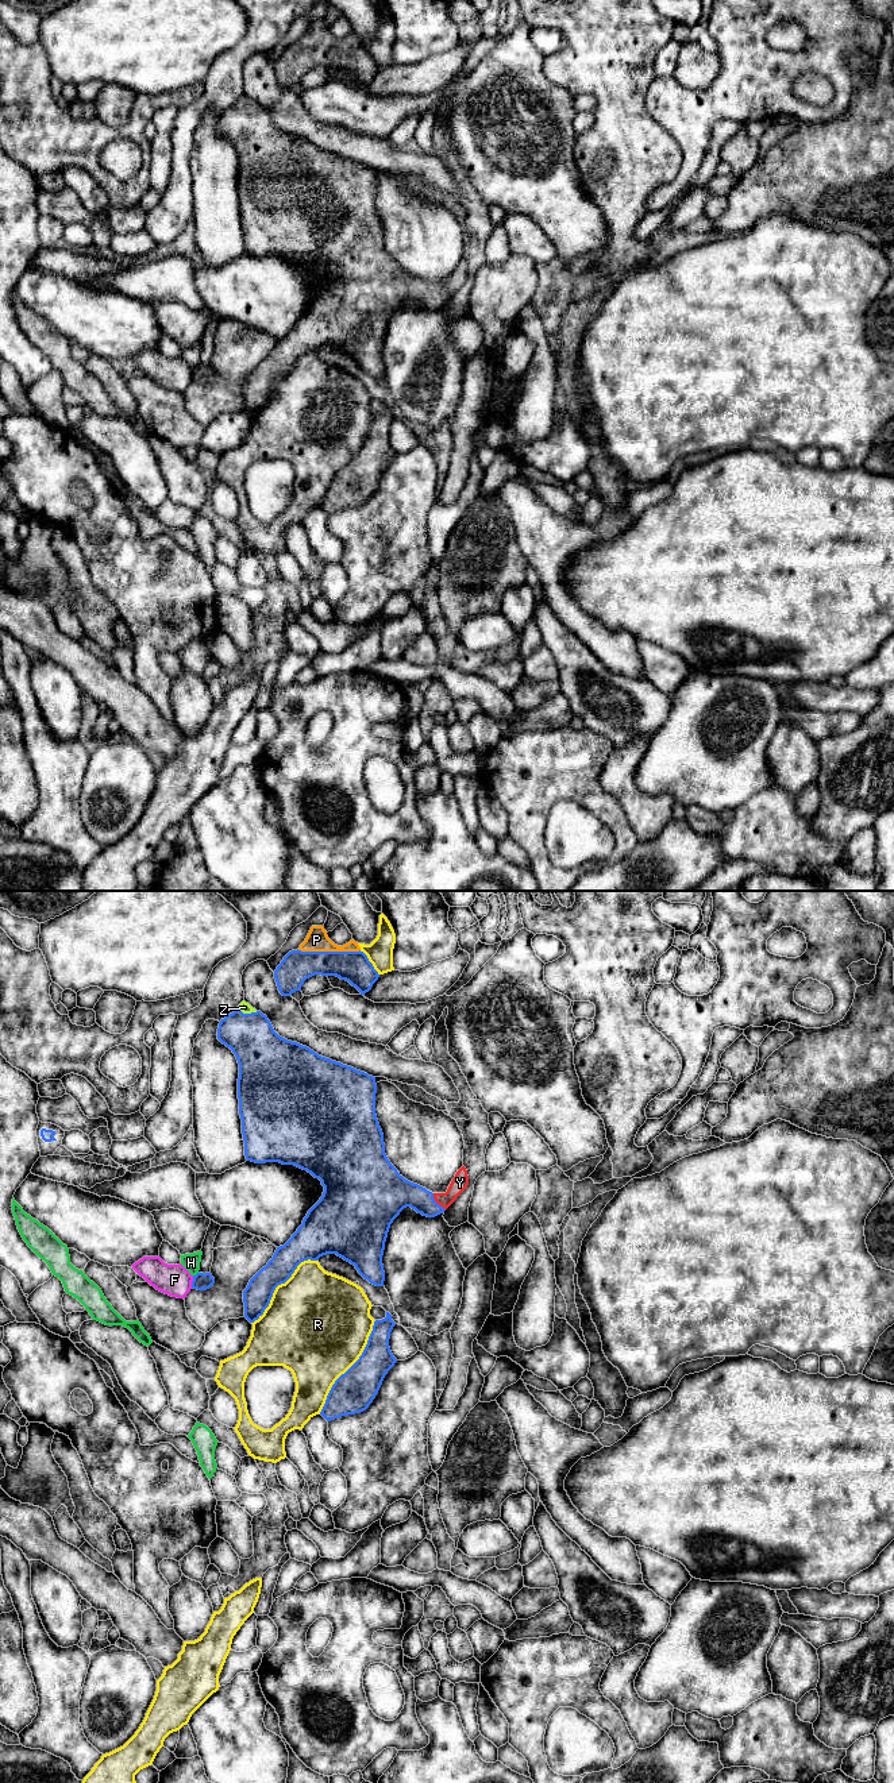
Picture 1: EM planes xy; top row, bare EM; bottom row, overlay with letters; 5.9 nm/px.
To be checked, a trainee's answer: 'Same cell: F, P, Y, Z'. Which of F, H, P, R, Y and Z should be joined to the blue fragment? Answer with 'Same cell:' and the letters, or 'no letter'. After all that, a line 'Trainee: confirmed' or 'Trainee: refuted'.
Same cell: F, P, Y, Z
Trainee: confirmed

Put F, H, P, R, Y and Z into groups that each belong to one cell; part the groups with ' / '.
F P Y Z / H / R

